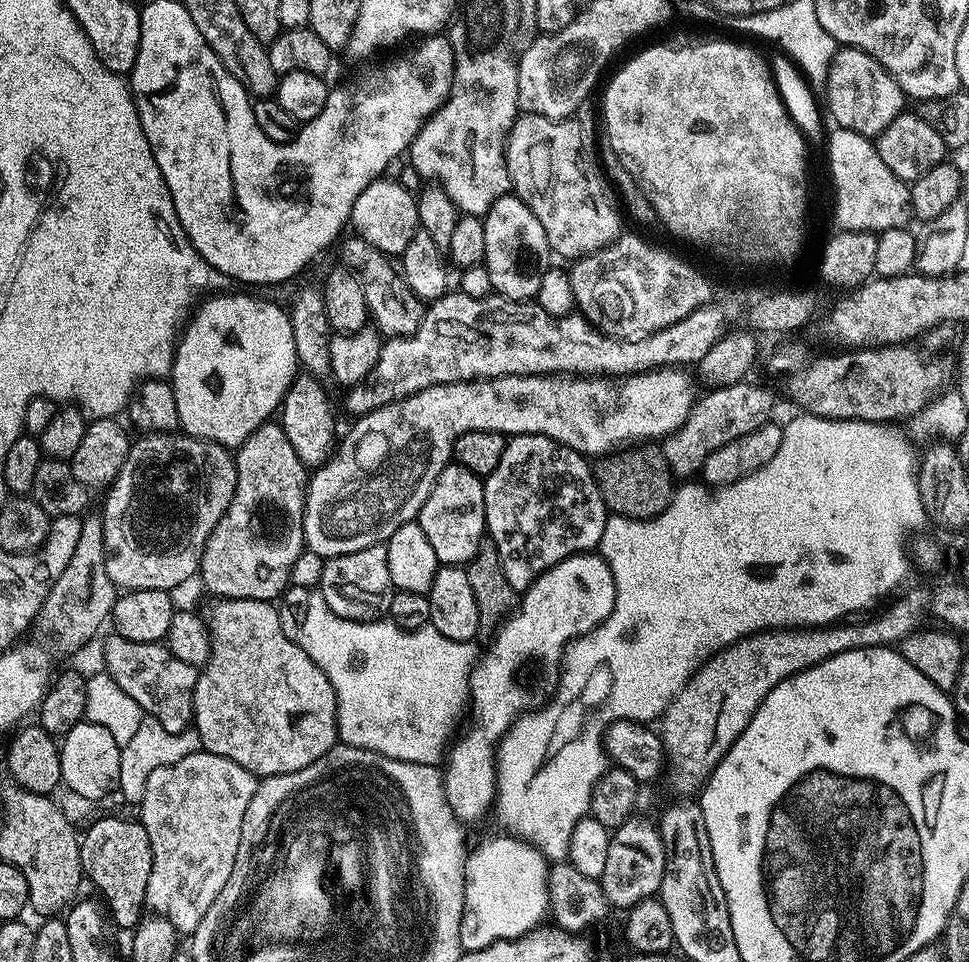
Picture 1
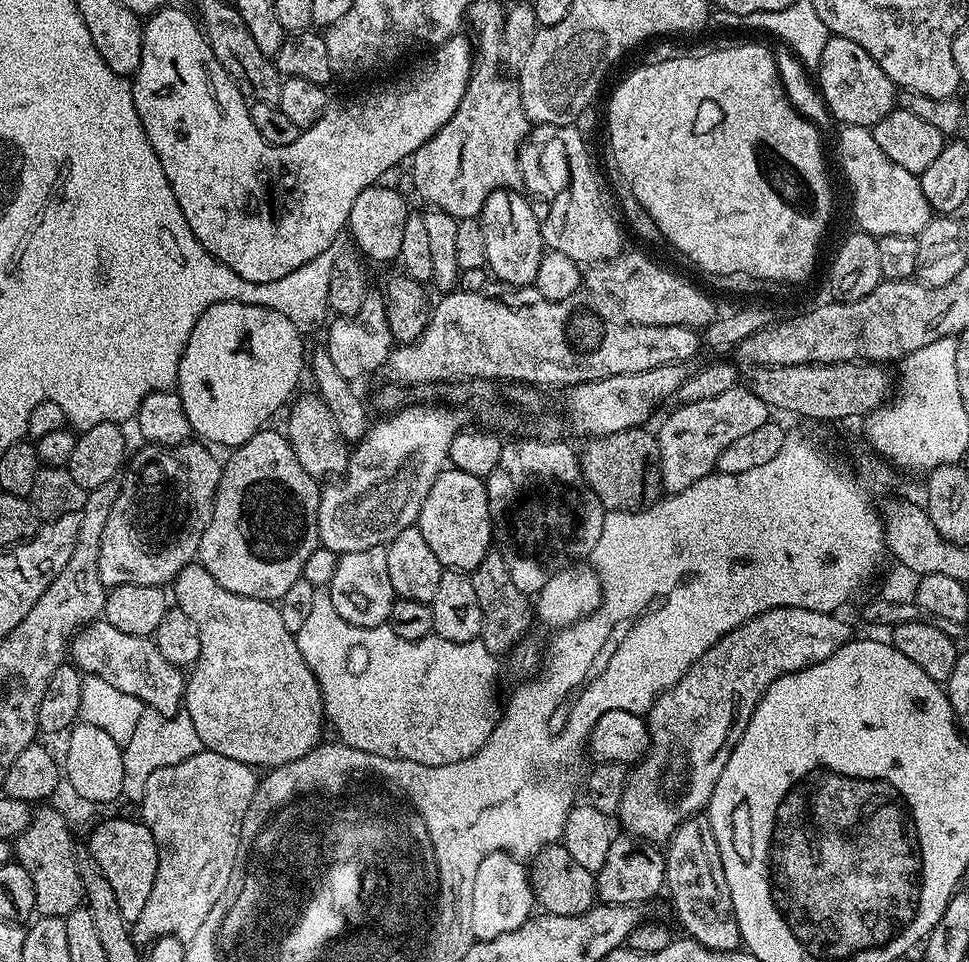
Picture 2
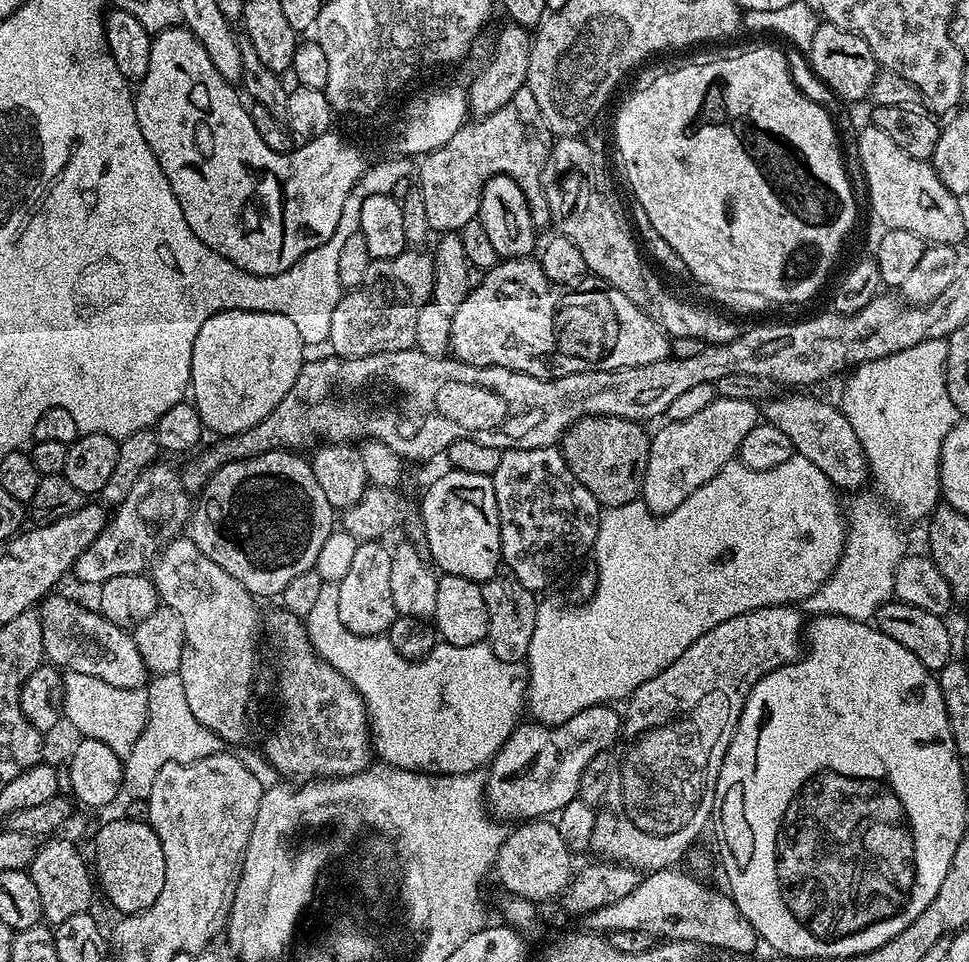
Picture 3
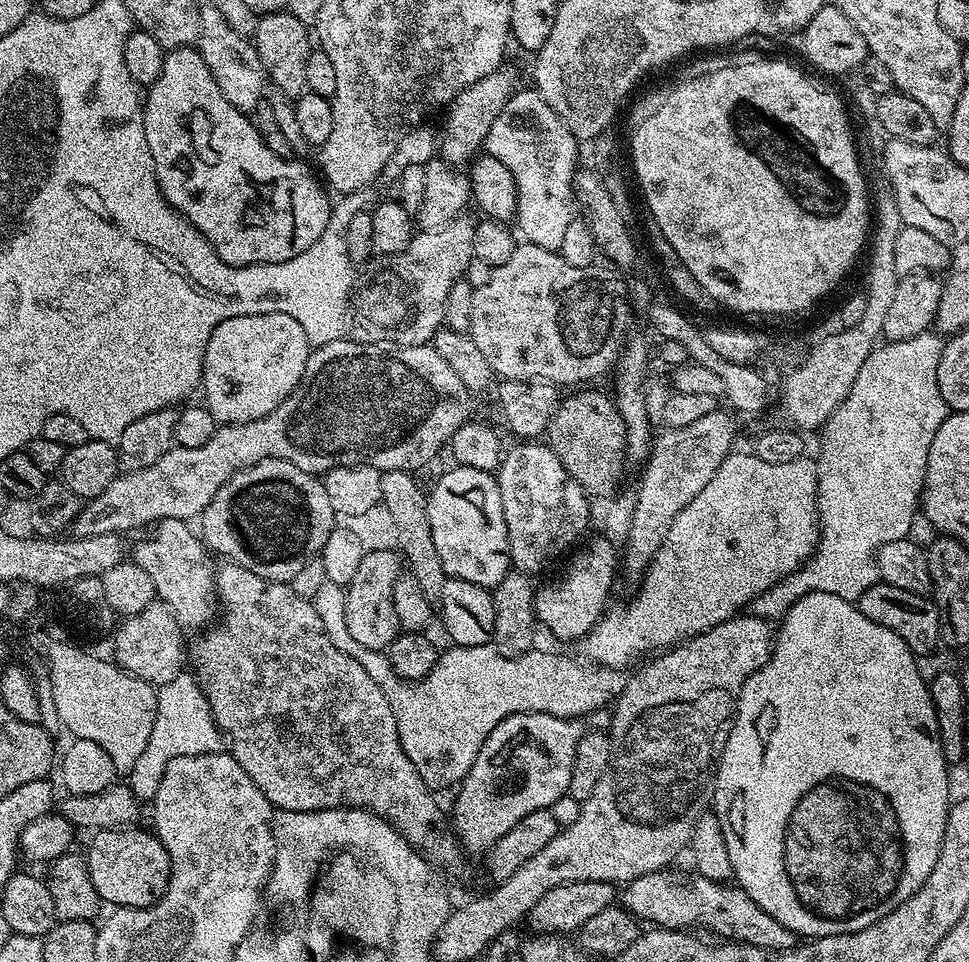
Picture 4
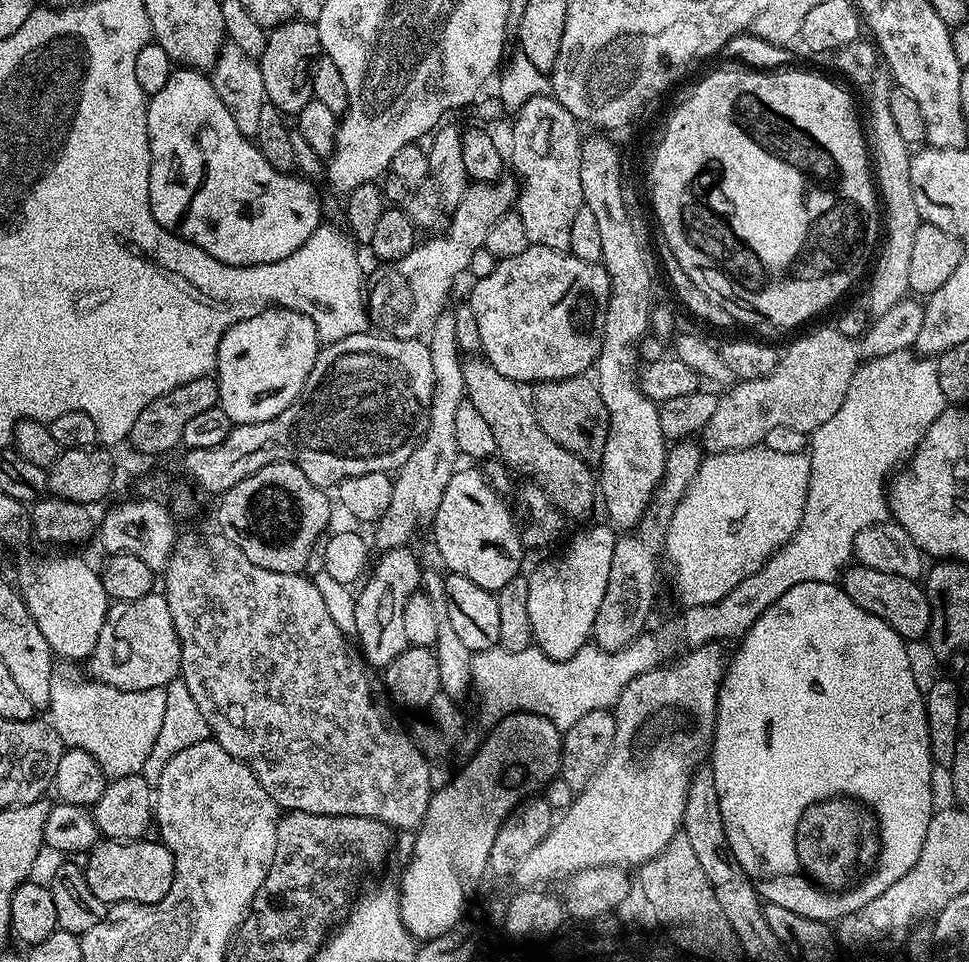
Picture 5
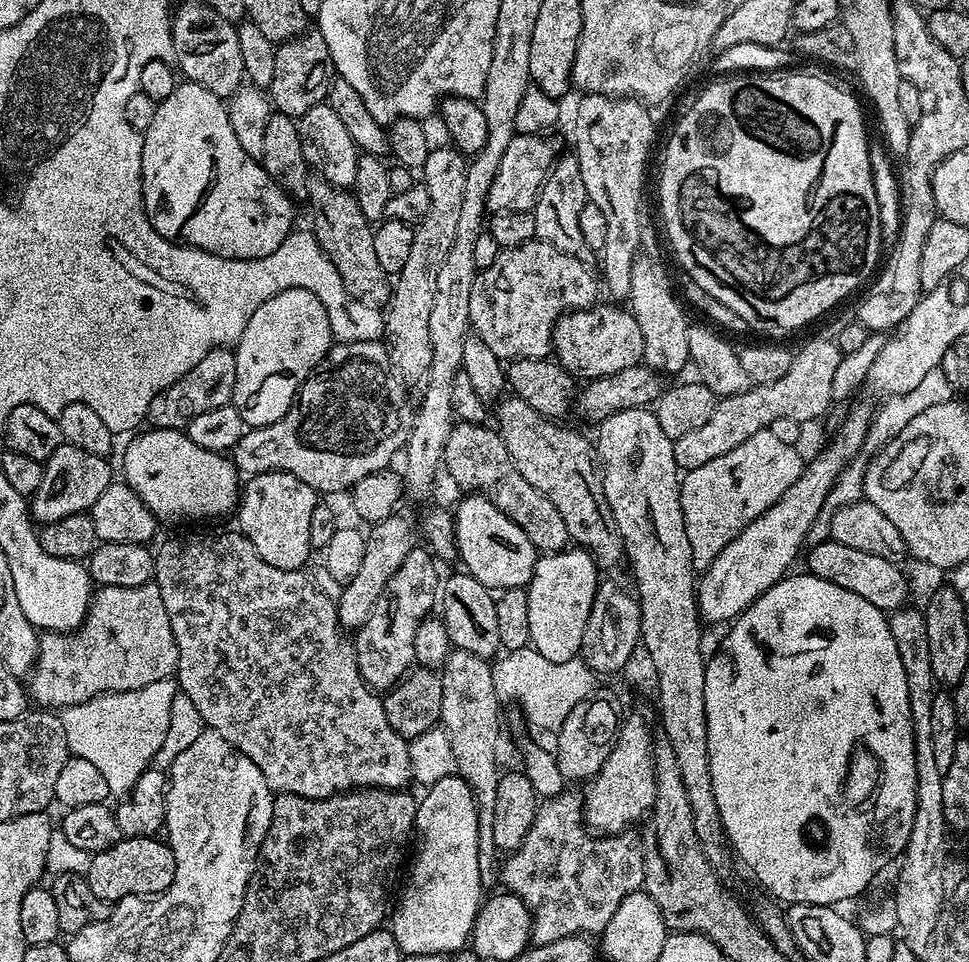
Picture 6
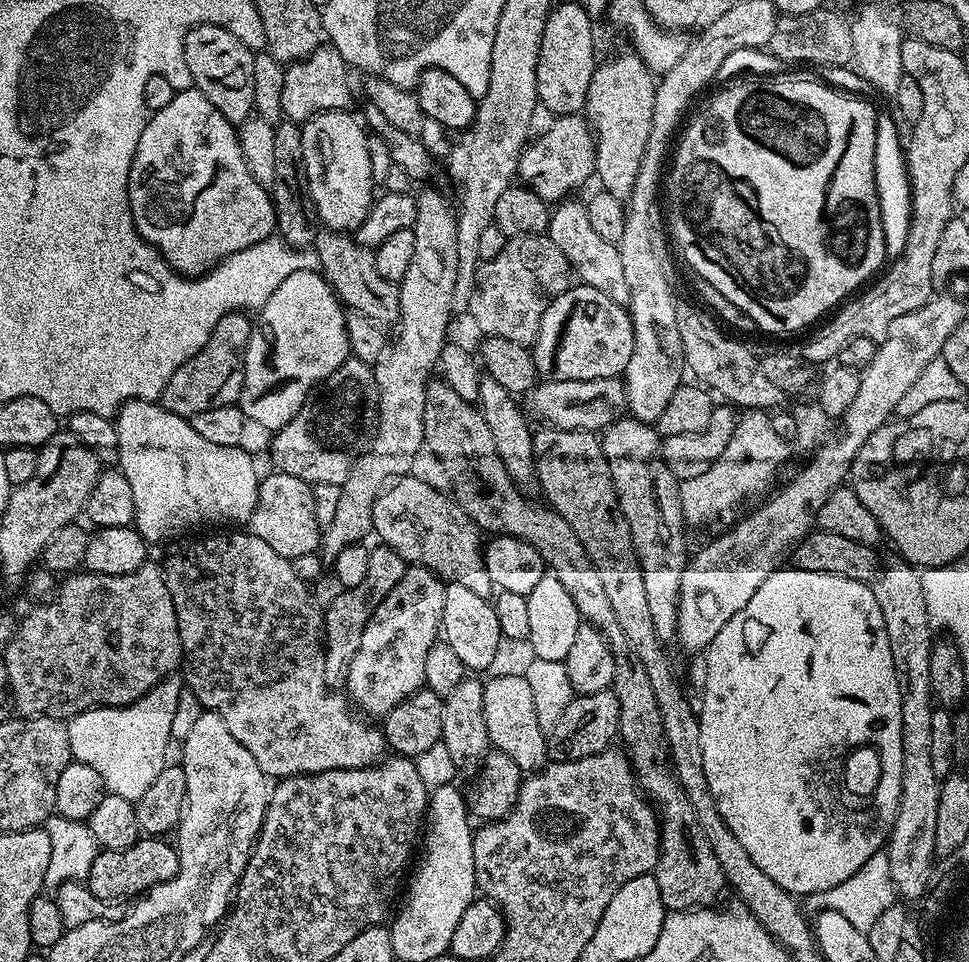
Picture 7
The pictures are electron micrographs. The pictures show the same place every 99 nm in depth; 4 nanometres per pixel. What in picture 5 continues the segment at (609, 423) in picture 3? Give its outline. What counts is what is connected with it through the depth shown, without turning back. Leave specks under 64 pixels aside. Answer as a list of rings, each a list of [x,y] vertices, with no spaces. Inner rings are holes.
[[[591,375],[575,376],[565,380],[545,380],[535,385],[531,393],[530,403],[533,412],[536,413],[538,426],[546,430],[546,434],[554,441],[570,450],[578,458],[589,462],[599,461],[600,455],[604,453],[606,438],[608,437],[608,411],[606,402],[602,402],[602,394],[598,390],[595,379]]]

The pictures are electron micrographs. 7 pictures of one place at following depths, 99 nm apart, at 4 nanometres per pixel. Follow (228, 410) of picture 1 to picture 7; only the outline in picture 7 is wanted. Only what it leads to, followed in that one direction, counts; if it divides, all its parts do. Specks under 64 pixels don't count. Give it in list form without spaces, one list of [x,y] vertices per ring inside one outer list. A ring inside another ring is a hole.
[[[298,270],[270,294],[270,298],[259,309],[260,321],[255,321],[248,344],[244,347],[244,385],[238,401],[244,411],[244,419],[260,428],[269,428],[275,434],[279,428],[286,426],[294,414],[309,399],[313,391],[312,384],[319,385],[327,380],[330,373],[338,370],[342,362],[349,359],[348,322],[346,309],[328,281],[319,271]]]

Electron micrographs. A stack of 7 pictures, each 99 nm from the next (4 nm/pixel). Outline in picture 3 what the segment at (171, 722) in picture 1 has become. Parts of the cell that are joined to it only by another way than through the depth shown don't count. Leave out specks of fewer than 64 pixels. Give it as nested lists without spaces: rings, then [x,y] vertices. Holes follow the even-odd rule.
[[[49,594],[40,601],[38,611],[42,622],[42,646],[47,663],[67,672],[90,674],[90,678],[98,678],[102,682],[110,682],[110,686],[119,688],[144,688],[149,683],[150,673],[146,662],[142,662],[142,654],[138,654],[138,646],[134,642],[131,631],[114,626],[99,611],[83,608],[76,600],[67,600],[64,596]]]

